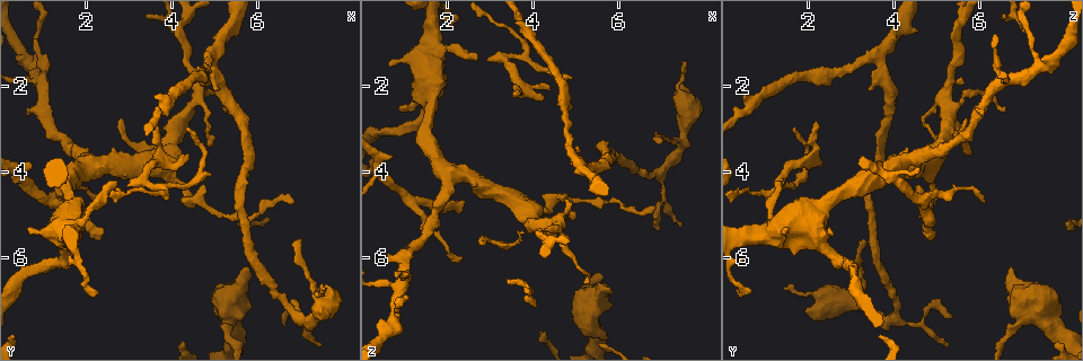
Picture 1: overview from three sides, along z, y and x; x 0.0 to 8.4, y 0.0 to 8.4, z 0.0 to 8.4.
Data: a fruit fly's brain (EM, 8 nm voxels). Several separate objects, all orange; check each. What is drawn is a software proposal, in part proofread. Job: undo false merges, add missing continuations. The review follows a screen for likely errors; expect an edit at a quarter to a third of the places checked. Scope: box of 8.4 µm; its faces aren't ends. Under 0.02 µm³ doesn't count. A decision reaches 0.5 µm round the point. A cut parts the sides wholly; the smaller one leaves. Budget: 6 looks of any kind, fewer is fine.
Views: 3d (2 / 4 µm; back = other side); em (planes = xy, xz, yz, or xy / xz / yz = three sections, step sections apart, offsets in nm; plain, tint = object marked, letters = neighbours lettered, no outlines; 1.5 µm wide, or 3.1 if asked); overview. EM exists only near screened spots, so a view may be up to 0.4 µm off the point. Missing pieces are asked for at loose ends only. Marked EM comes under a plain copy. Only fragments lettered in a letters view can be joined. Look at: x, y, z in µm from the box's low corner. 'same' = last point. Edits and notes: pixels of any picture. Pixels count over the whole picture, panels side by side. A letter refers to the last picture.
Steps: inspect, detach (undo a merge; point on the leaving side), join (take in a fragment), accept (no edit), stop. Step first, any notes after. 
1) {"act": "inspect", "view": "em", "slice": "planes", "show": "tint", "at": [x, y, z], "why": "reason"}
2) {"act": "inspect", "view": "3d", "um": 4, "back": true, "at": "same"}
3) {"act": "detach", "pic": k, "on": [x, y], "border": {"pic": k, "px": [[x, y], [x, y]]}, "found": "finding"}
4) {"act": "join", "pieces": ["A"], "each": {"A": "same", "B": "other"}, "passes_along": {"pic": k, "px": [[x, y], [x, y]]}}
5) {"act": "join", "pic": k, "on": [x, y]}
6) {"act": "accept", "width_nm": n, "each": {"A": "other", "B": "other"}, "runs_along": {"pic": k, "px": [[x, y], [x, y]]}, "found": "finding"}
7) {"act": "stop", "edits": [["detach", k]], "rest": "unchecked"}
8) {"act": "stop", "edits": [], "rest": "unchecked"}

{"act": "inspect", "view": "em", "slice": "yz", "step": 4, "show": "letters", "at": [6.90, 7.45, 5.35], "why": "thin end"}

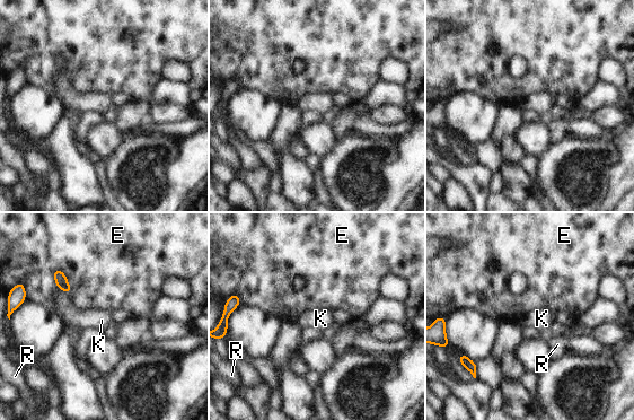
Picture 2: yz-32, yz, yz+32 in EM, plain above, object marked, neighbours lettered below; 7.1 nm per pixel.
{"act": "accept", "each": {"E": "other", "K": "other", "R": "other"}, "border": {"pic": 2, "px": [[59, 289], [62, 289], [68, 295]]}, "found": "none of them fits"}

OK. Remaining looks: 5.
{"act": "inspect", "view": "3d", "um": 4, "at": [7.55, 6.65, 1.50], "why": "free end"}

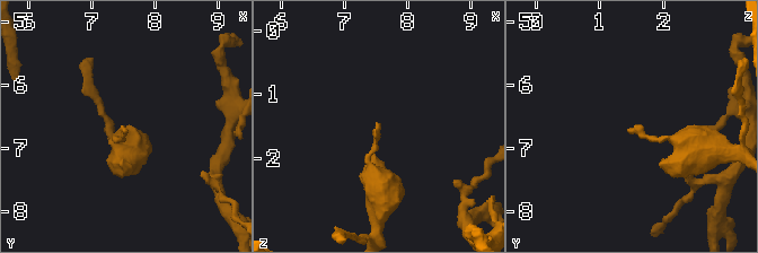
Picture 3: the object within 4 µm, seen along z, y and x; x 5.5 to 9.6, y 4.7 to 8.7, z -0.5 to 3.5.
{"act": "inspect", "view": "em", "slice": "planes", "show": "letters", "at": [7.55, 6.70, 1.50]}

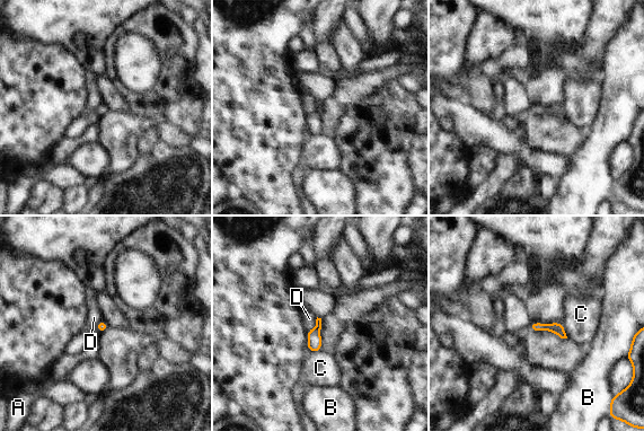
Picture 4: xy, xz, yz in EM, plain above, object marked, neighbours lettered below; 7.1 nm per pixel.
{"act": "accept", "width_nm": 80, "each": {"A": "other", "B": "other", "C": "other", "D": "other"}, "border": {"pic": 4, "px": [[317, 317], [316, 325], [308, 330]]}, "found": "none of them fits"}

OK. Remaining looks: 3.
{"act": "inspect", "view": "em", "slice": "xz", "step": 4, "show": "letters", "at": [7.00, 5.65, 3.25], "why": "tapers out"}

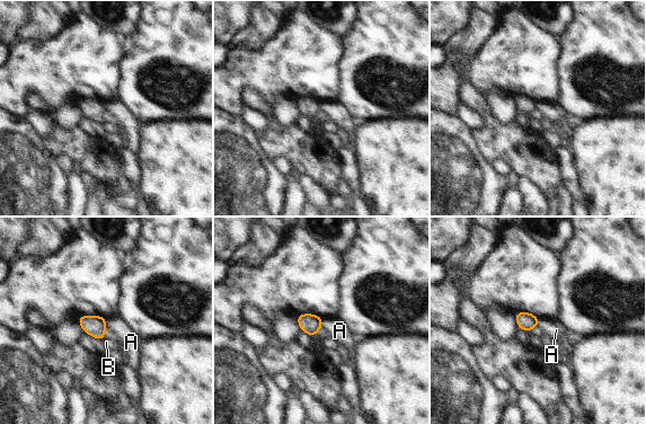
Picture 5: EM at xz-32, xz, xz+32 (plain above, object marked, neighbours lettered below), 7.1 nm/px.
{"act": "accept", "width_nm": 120, "each": {"A": "other", "B": "other"}, "border": {"pic": 5, "px": [[104, 317], [108, 326]]}, "found": "none of them fits"}

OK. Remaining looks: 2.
{"act": "stop", "edits": [], "rest": "unchecked"}

